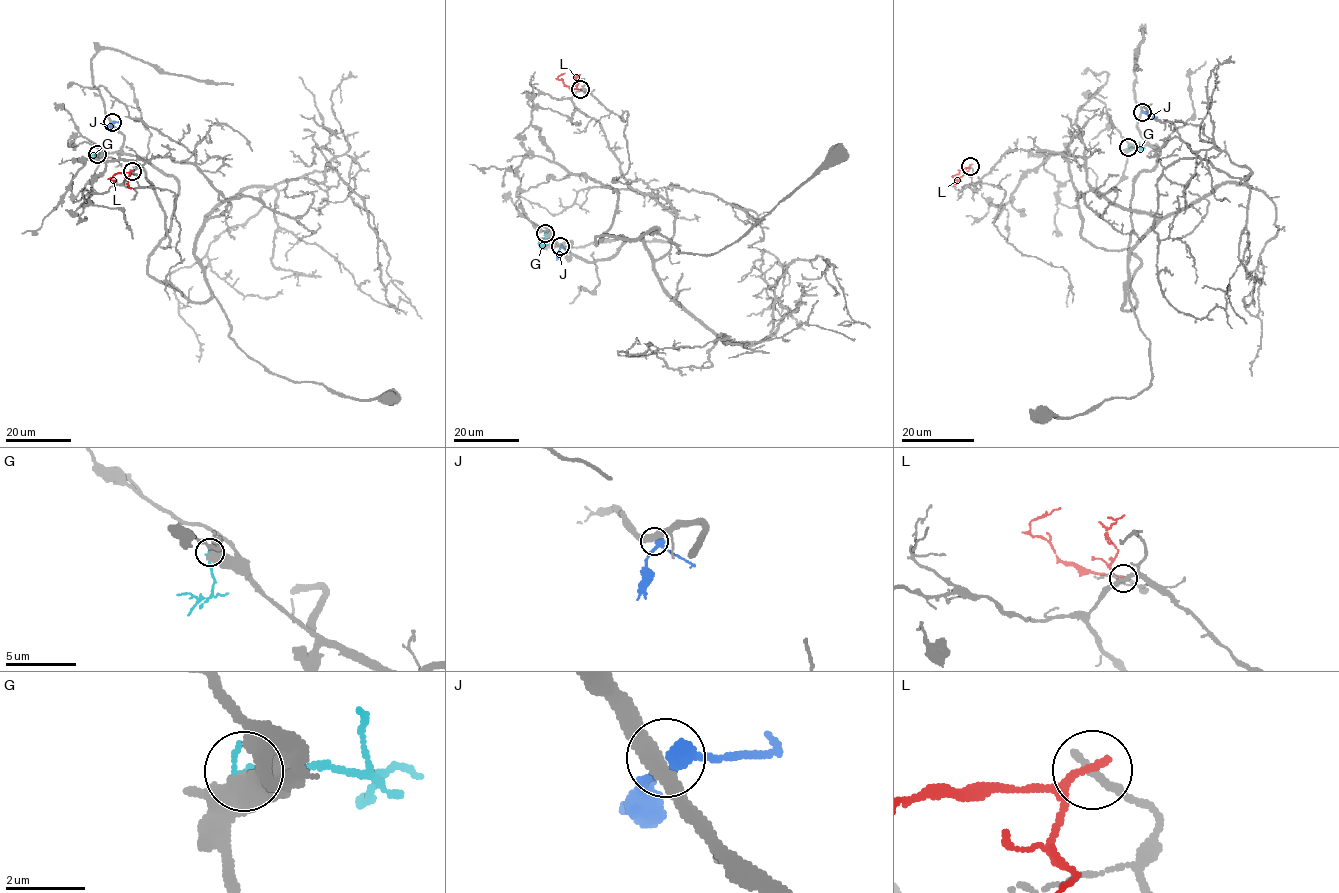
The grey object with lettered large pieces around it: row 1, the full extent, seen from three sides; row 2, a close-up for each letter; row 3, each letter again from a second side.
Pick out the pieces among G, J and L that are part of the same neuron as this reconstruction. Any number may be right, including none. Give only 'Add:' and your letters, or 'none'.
Add: none

